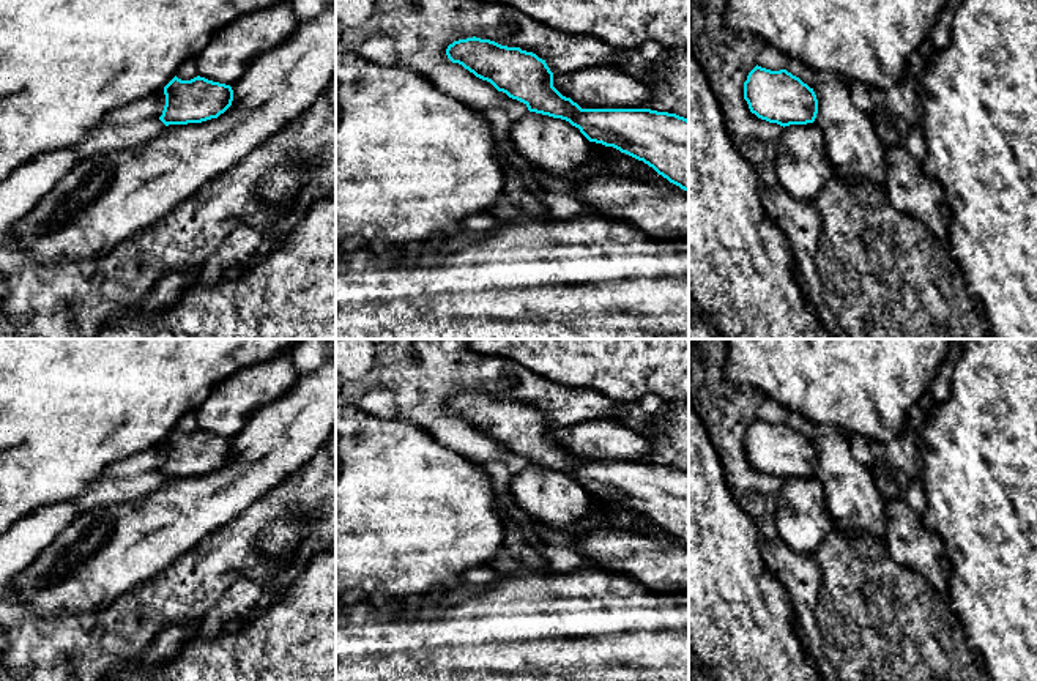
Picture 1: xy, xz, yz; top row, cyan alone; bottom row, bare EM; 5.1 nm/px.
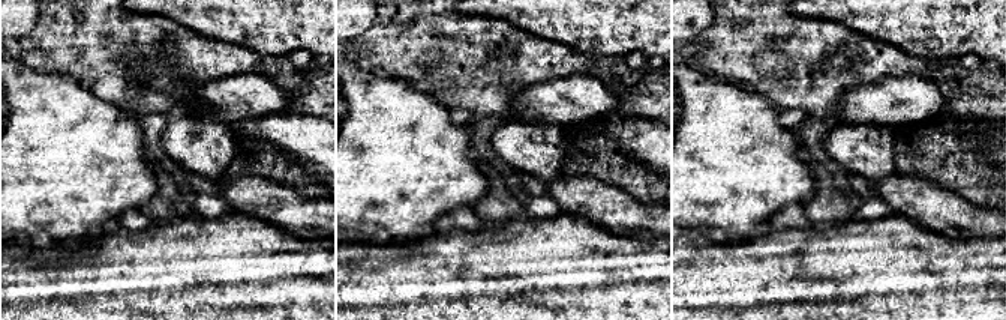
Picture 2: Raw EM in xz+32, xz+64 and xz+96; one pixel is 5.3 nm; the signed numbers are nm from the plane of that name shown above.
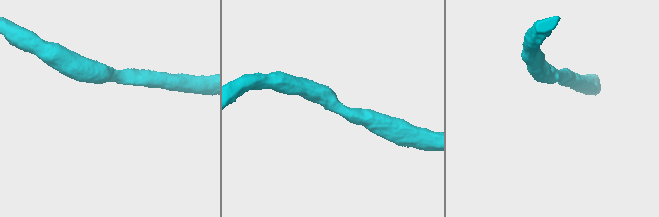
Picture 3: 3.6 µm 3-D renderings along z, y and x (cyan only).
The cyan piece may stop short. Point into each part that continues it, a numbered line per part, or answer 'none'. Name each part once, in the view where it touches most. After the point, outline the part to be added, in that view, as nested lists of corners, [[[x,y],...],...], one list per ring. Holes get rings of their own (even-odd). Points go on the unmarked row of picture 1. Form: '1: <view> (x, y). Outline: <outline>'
none

